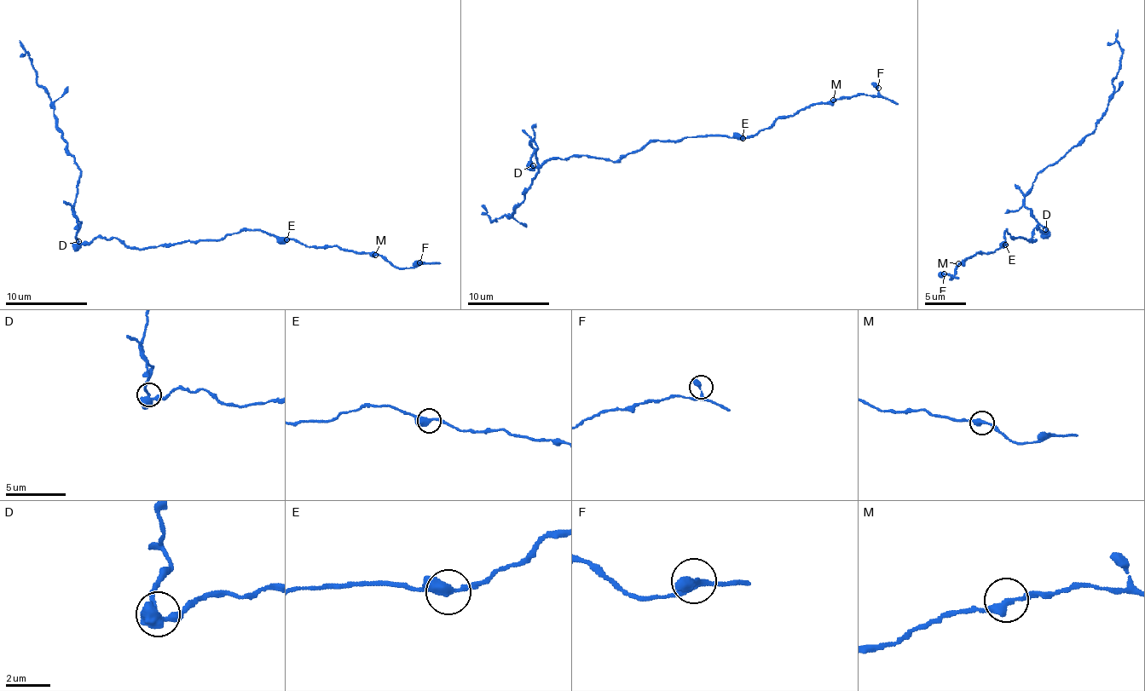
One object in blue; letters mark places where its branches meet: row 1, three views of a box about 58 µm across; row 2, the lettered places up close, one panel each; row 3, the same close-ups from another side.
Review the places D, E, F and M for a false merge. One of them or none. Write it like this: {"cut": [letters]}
{"cut": ["D"]}

